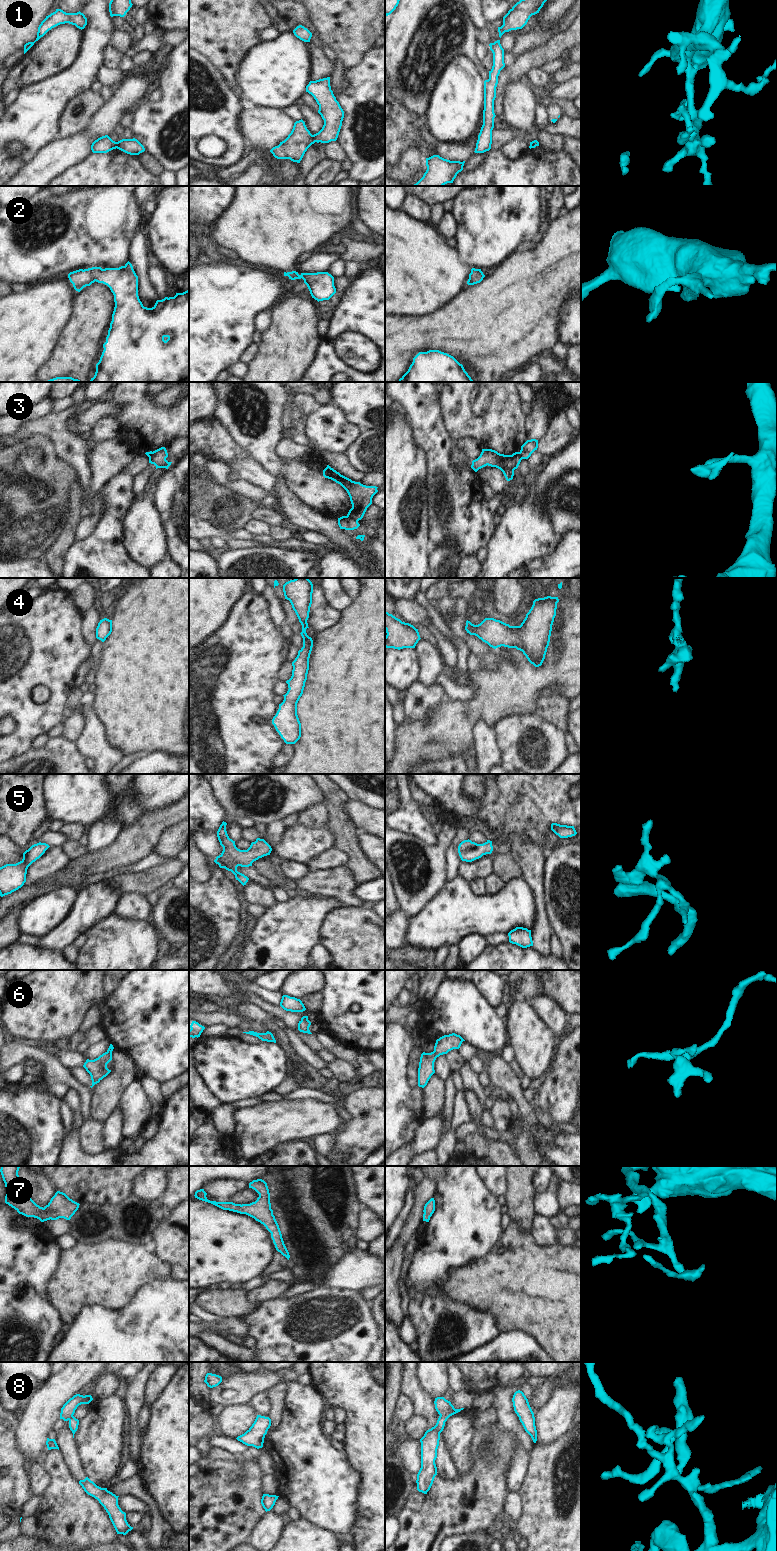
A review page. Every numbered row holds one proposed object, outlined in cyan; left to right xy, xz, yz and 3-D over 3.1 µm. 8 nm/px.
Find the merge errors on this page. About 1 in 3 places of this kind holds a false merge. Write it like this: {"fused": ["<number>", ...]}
{"fused": ["1", "3"]}

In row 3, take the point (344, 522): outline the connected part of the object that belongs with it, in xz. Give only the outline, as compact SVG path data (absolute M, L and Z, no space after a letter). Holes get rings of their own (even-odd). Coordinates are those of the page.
M342 516L342 517L338 518L338 525L339 525L340 529L345 529L345 530L354 530L360 526L358 521L356 521L348 516Z

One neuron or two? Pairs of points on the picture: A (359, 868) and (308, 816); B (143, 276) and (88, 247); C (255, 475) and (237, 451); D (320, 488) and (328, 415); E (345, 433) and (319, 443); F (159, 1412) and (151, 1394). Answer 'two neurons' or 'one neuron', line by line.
A: two neurons
B: two neurons
C: two neurons
D: two neurons
E: one neuron
F: two neurons

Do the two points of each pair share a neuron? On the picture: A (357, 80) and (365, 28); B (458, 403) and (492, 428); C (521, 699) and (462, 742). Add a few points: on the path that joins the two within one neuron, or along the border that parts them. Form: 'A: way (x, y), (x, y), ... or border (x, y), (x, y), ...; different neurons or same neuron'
A: border (372, 47), (358, 64), (346, 68); different neurons
B: way (466, 412), (483, 427); same neuron
C: way (502, 699), (480, 707), (464, 723); same neuron

